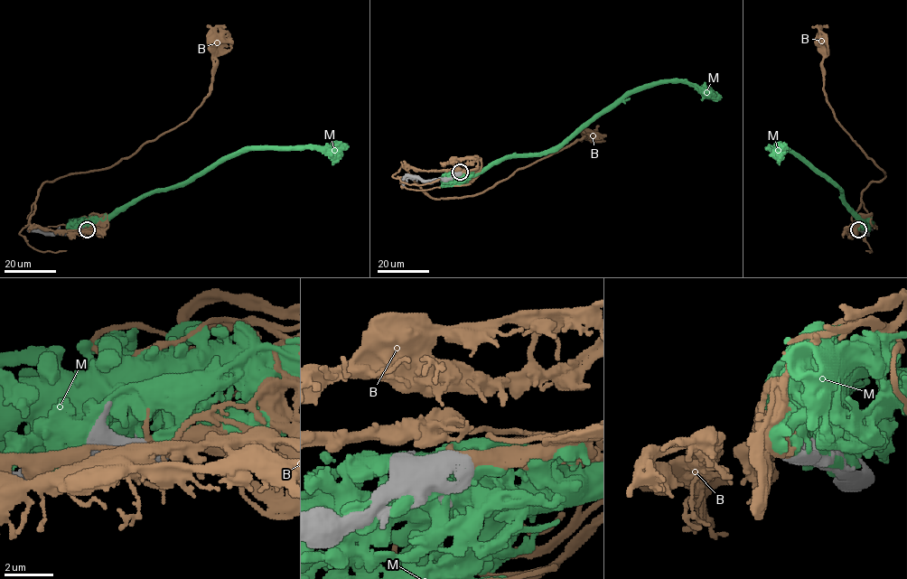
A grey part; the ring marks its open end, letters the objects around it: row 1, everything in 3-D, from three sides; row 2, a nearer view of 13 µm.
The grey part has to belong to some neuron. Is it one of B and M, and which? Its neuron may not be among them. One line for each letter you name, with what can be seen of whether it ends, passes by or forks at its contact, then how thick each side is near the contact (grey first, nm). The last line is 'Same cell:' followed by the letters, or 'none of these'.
B: it passes by; 650 nm thick on the grey side, 400 nm on the other
Same cell: B

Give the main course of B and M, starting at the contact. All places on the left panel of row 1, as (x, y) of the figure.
B: (87, 229), (94, 227), (32, 226), (38, 189), (63, 176), (106, 169), (184, 122), (210, 92), (214, 39)
M: (87, 228), (93, 223), (108, 220), (154, 192), (183, 186), (240, 153), (254, 149), (347, 144)

